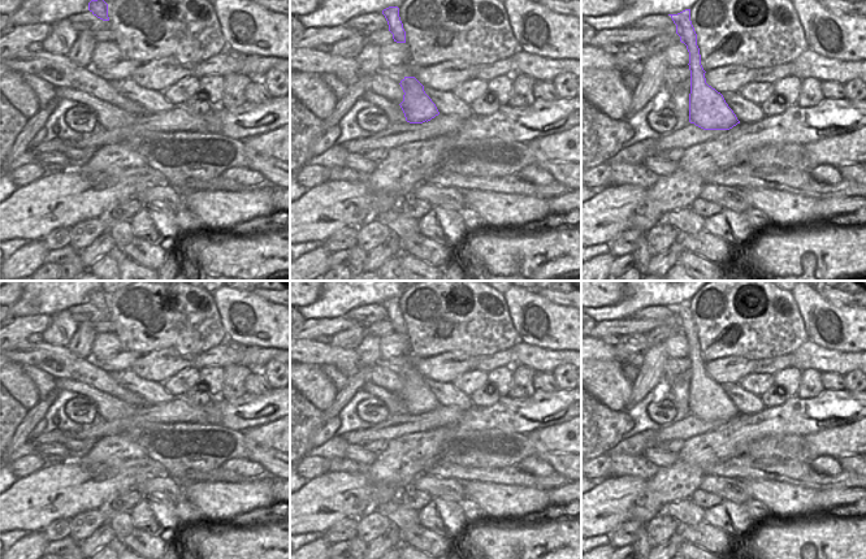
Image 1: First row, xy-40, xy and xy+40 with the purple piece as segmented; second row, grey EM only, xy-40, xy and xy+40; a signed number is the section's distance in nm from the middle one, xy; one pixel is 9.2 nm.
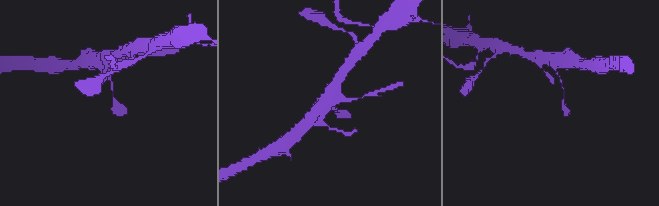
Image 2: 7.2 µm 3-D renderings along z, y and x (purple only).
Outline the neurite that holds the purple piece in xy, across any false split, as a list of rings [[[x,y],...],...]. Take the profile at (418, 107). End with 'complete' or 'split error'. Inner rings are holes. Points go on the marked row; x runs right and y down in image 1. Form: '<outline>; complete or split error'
[[[404,77],[399,84],[404,92],[399,105],[407,122],[423,124],[440,114],[436,104],[425,94],[424,86],[415,77]]]; complete

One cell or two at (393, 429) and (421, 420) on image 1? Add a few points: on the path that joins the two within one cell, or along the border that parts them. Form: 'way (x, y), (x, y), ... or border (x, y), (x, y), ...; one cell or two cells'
way (399, 425), (415, 423); one cell

